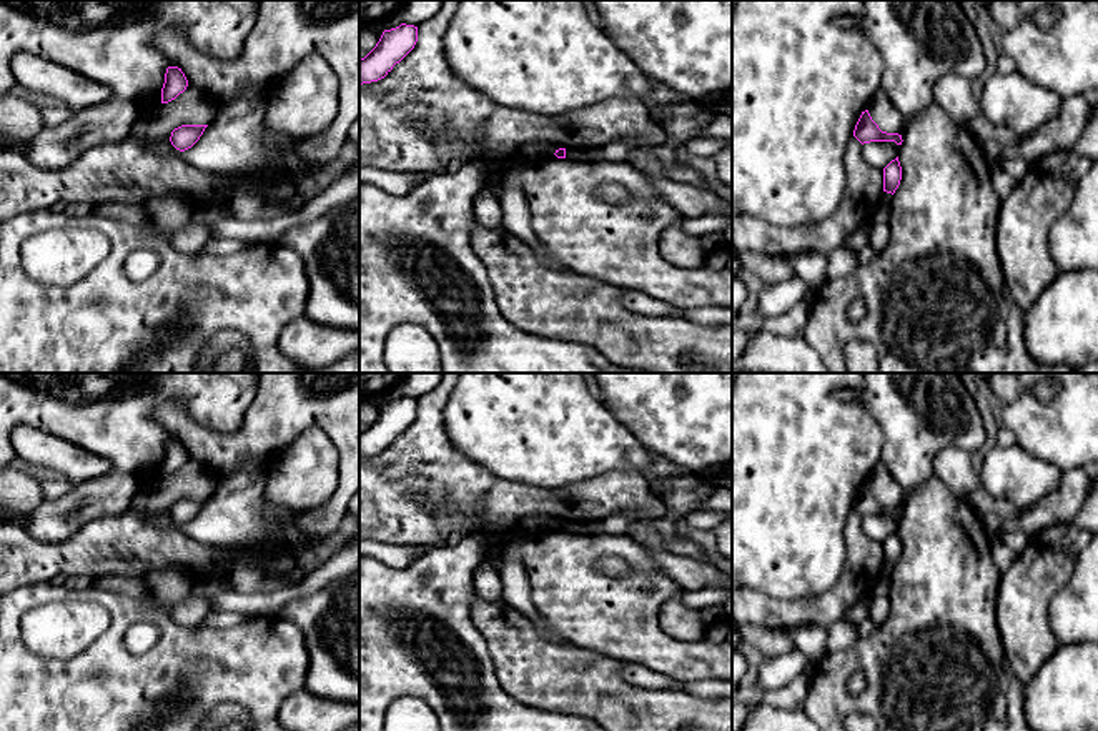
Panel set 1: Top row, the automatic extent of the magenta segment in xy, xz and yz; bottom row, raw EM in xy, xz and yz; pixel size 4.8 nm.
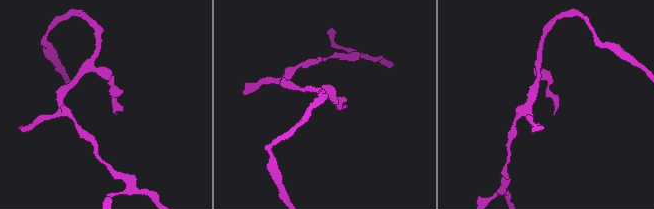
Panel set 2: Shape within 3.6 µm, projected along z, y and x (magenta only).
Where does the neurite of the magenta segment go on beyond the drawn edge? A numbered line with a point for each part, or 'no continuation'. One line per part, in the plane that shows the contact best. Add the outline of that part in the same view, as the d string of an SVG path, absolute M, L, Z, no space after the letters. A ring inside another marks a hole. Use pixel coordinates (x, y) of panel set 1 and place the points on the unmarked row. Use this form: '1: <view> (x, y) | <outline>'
no continuation

